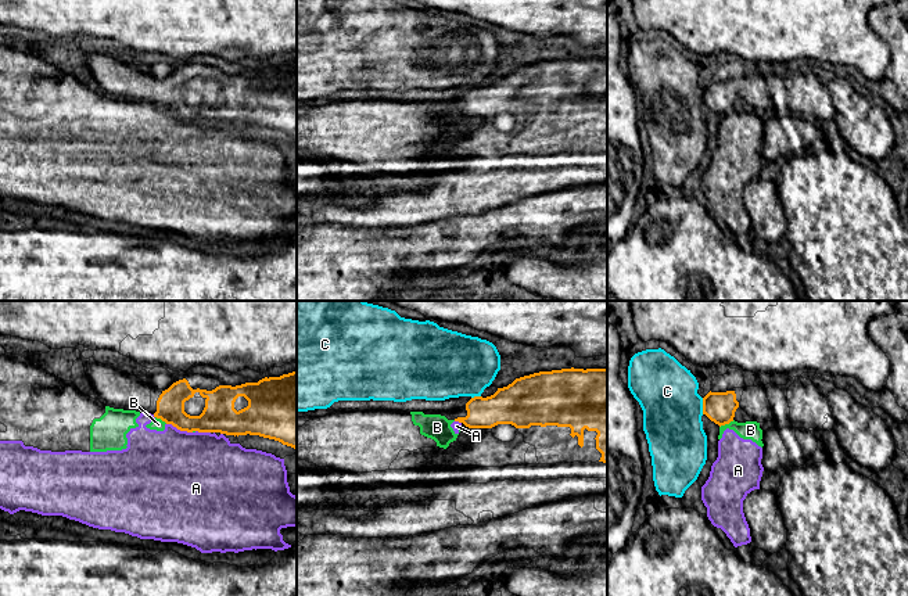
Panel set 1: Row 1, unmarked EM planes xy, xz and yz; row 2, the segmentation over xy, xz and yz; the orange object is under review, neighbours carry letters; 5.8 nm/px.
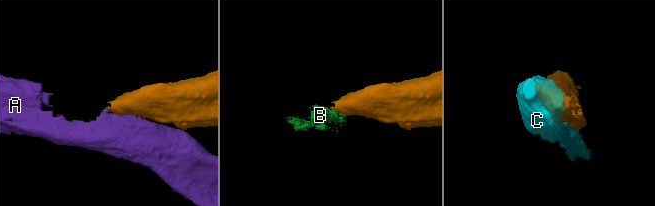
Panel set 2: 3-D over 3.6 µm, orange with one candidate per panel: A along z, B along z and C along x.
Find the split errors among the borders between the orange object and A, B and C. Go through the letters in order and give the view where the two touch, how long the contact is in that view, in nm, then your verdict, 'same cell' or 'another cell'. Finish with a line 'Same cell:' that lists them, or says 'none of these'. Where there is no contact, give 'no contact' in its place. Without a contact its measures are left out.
A: meets orange in xy; contact 160 nm long; another cell
B: meets orange in yz; contact 100 nm long; another cell
C: meets orange in yz; contact 100 nm long; another cell
Same cell: none of these

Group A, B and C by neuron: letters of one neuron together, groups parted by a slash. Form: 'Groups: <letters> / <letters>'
Groups: A B / C

